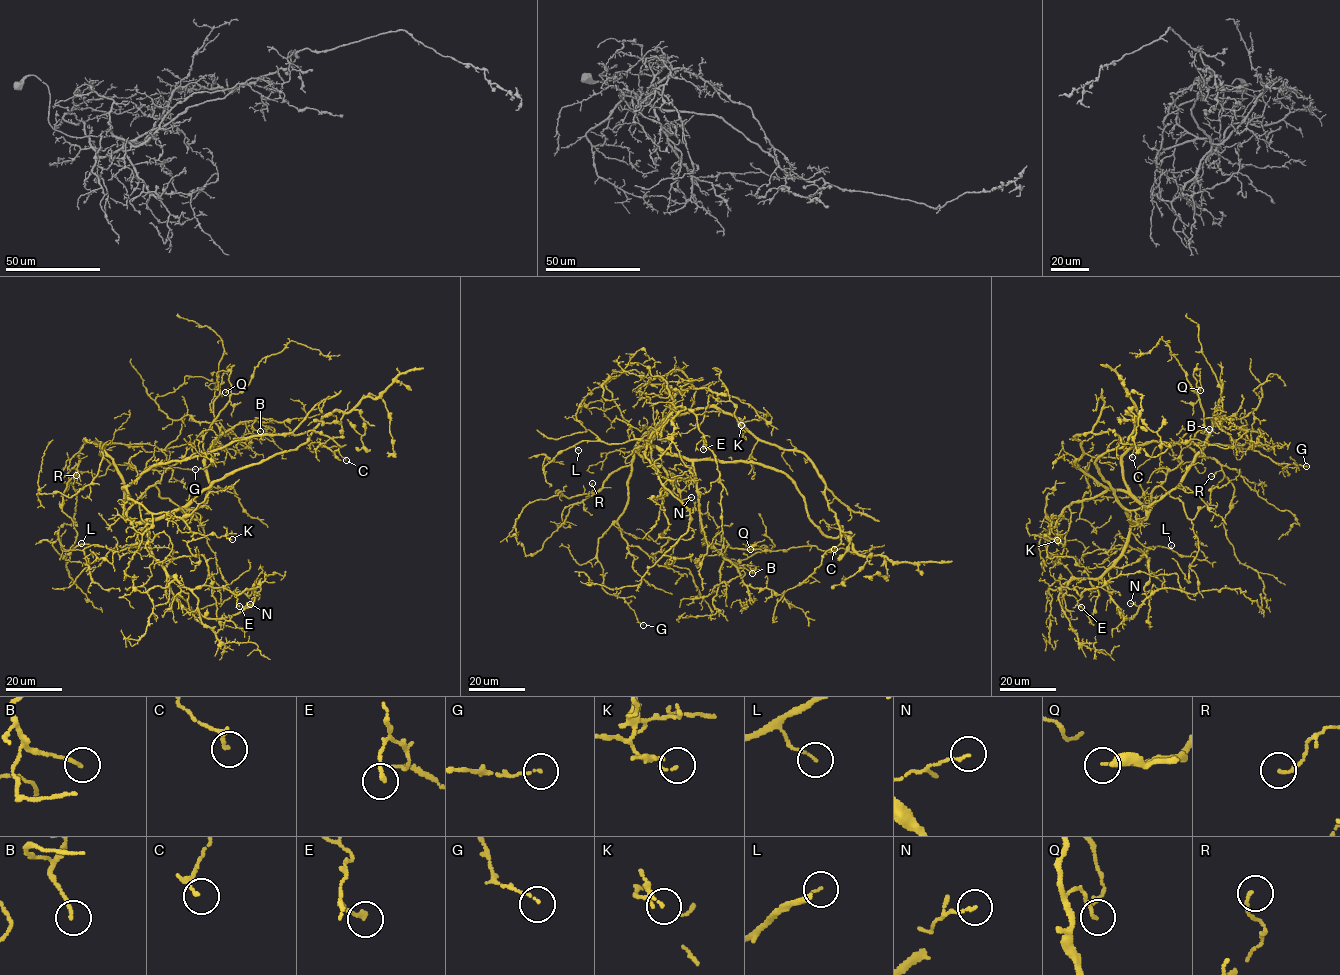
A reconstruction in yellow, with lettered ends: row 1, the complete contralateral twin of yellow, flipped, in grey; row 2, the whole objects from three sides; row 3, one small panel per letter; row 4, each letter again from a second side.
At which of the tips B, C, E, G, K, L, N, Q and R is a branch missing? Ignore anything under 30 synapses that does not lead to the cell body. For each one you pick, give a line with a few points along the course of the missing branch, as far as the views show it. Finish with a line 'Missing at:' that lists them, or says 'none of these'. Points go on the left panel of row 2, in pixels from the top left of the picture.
R: (76, 475), (77, 490), (71, 494), (61, 490)
Missing at: R

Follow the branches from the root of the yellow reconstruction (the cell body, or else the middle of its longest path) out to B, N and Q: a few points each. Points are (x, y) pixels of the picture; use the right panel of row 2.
B: (1130, 495), (1145, 512), (1134, 523), (1125, 510), (1177, 485), (1210, 434), (1206, 418), (1209, 429)
N: (1130, 495), (1145, 516), (1131, 524), (1125, 550), (1102, 579), (1125, 619), (1133, 618), (1138, 608), (1130, 603)
Q: (1130, 495), (1145, 512), (1134, 523), (1125, 510), (1150, 507), (1170, 492), (1204, 446), (1200, 390)

